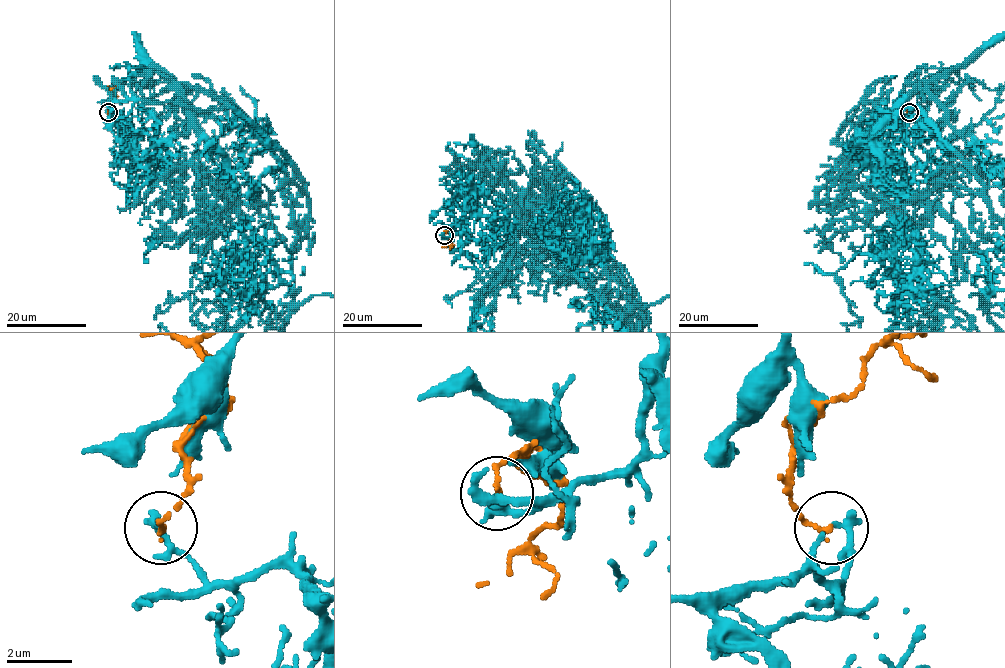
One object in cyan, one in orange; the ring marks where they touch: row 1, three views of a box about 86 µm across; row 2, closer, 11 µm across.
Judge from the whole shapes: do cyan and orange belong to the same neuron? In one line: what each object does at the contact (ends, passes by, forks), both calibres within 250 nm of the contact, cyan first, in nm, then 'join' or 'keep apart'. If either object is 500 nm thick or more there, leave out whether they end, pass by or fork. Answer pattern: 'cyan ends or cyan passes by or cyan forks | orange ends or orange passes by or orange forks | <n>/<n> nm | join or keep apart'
cyan ends | orange ends | 240/160 nm | keep apart

